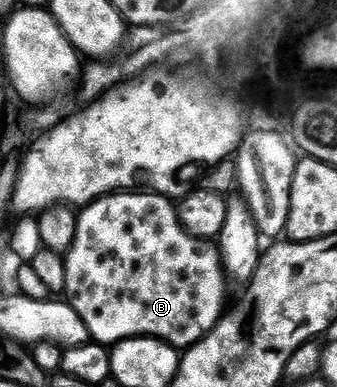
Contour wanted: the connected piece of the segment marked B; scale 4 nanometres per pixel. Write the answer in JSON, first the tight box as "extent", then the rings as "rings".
{"extent":[65,192,227,348],"rings":[[[133,192],[107,194],[80,211],[73,247],[65,258],[67,301],[87,324],[94,342],[116,344],[129,338],[160,338],[170,346],[188,348],[213,331],[226,309],[227,275],[222,254],[212,241],[188,234],[181,225],[178,207],[163,195],[129,193]]]}

